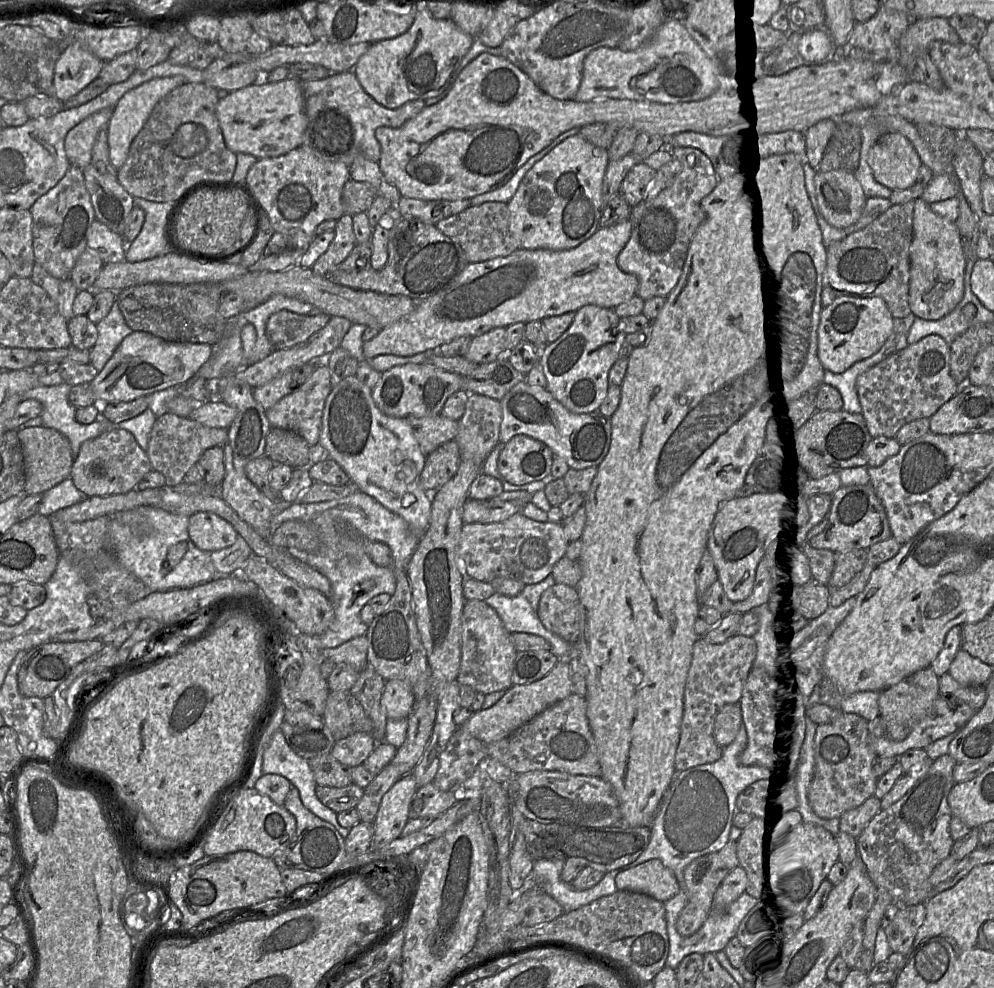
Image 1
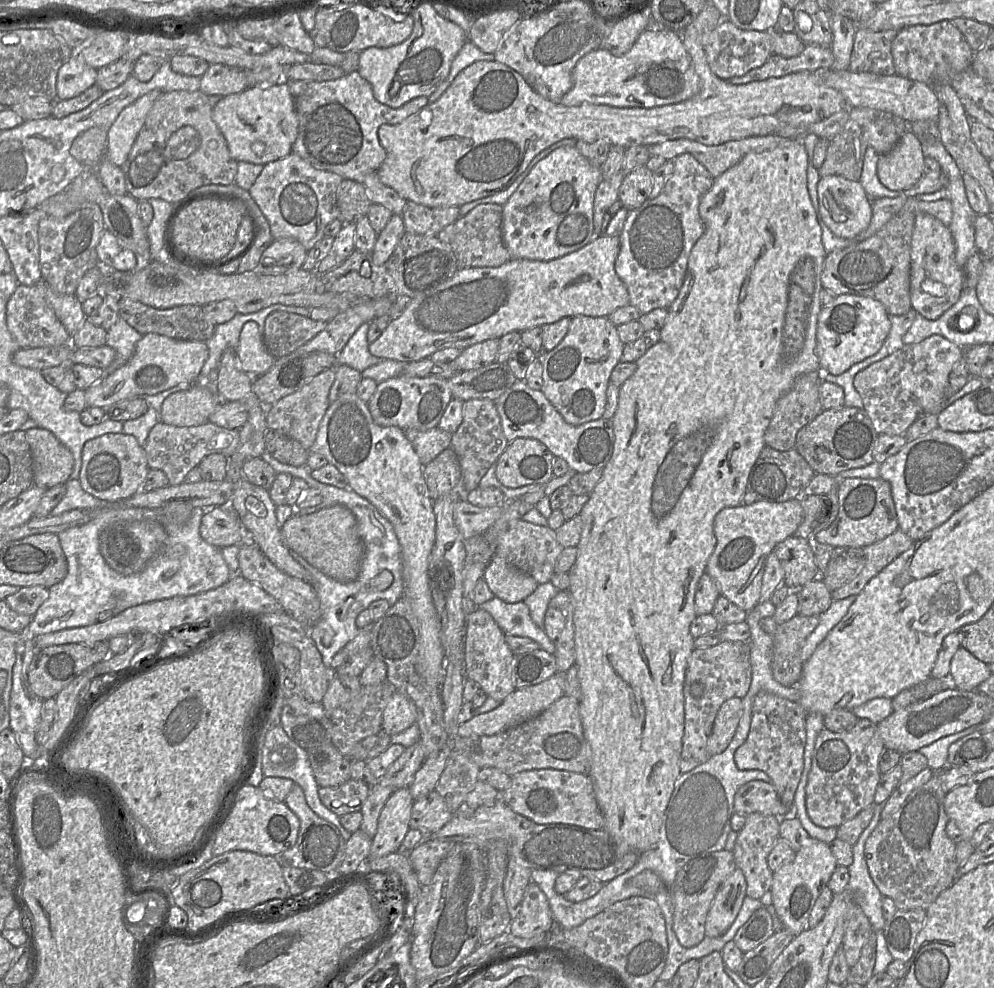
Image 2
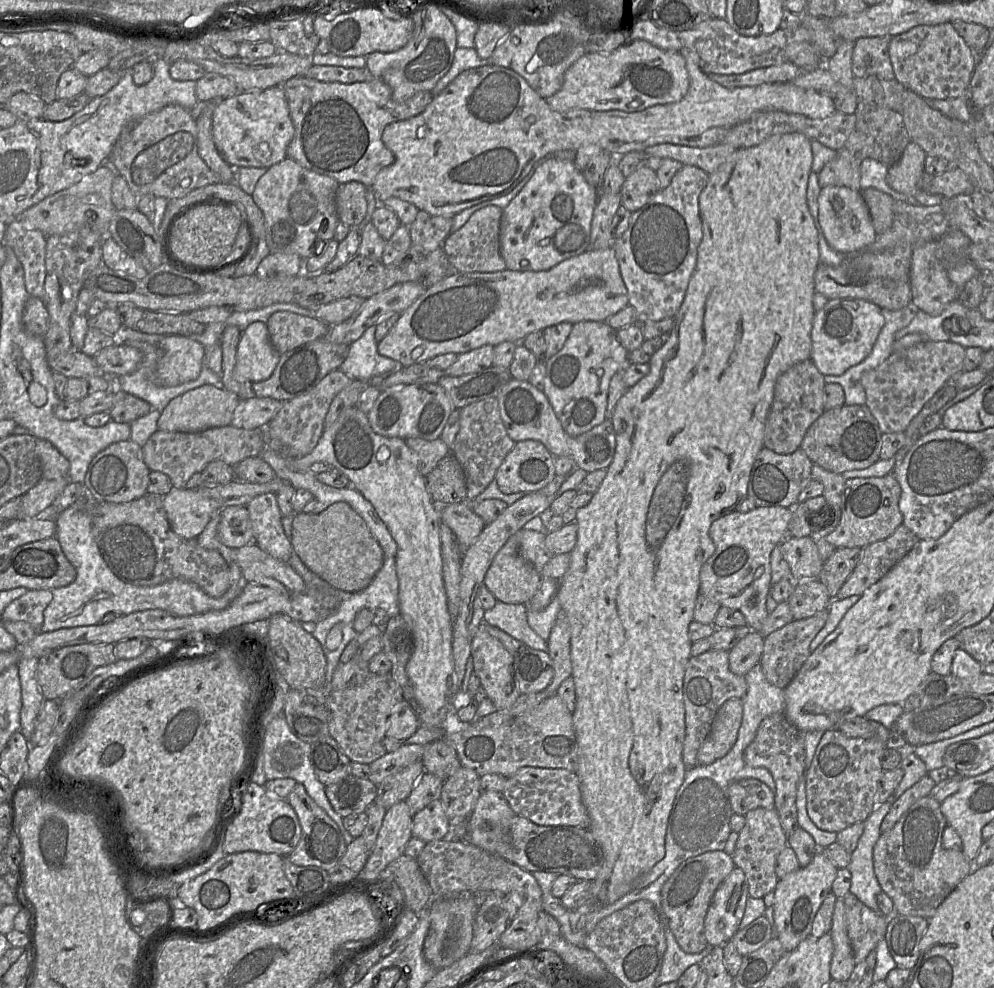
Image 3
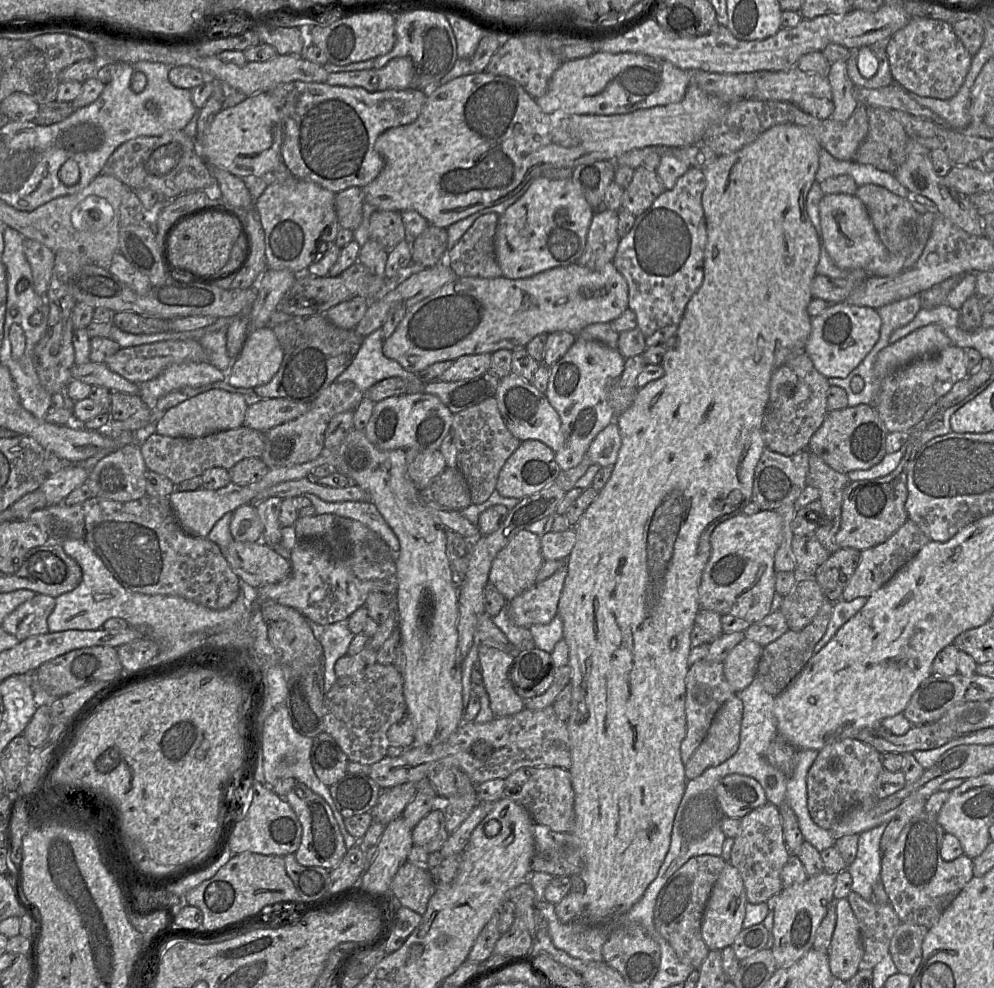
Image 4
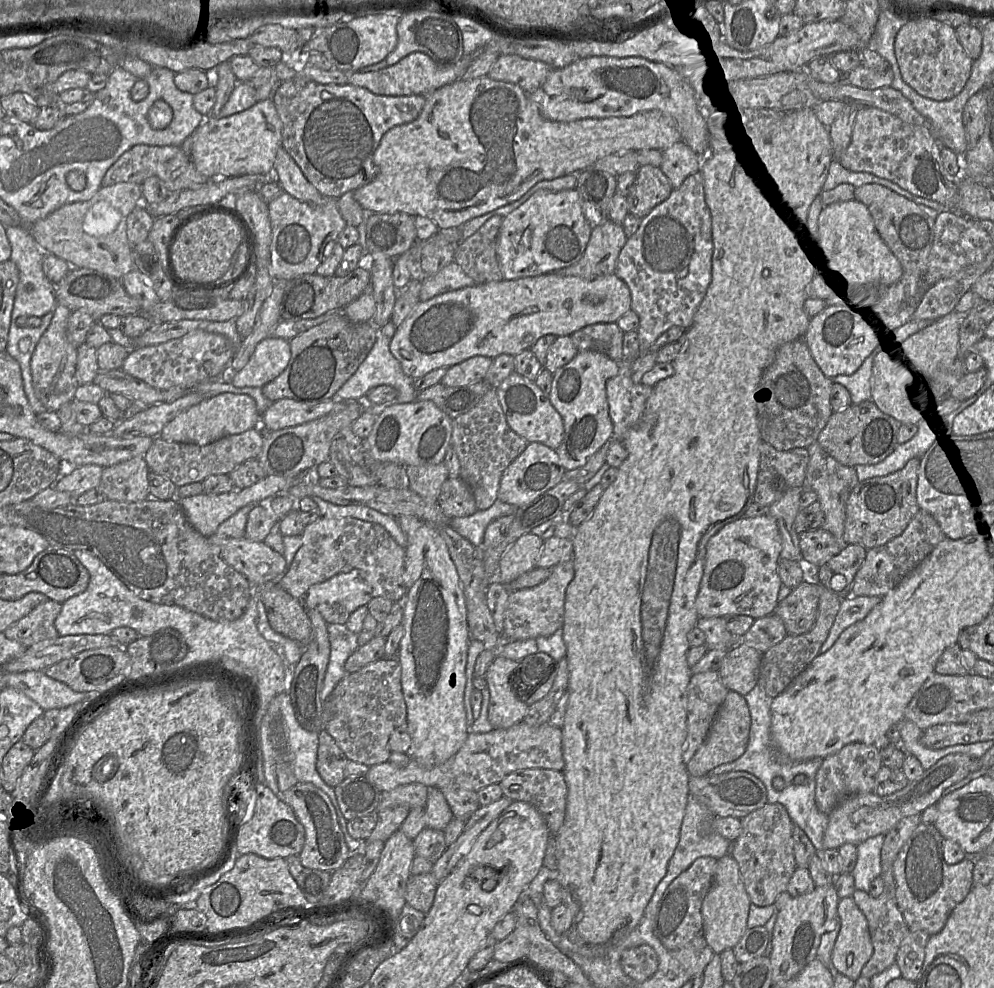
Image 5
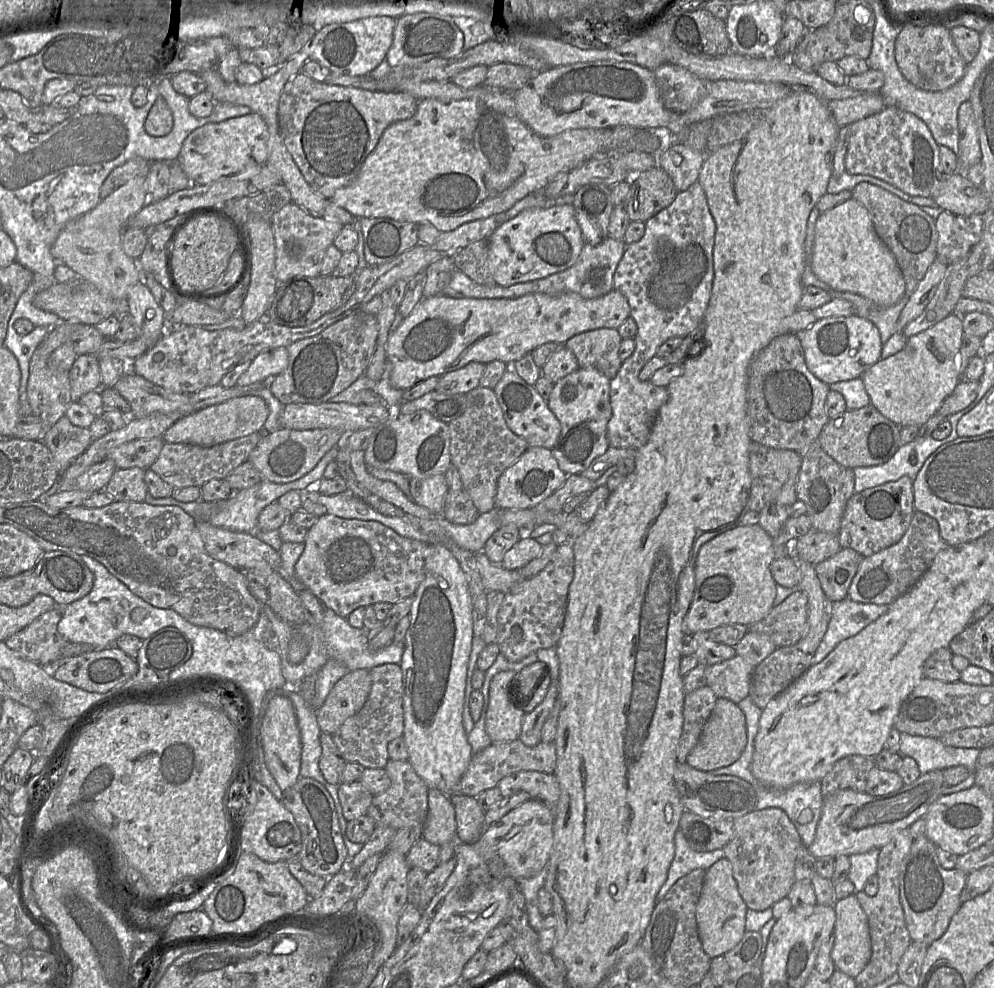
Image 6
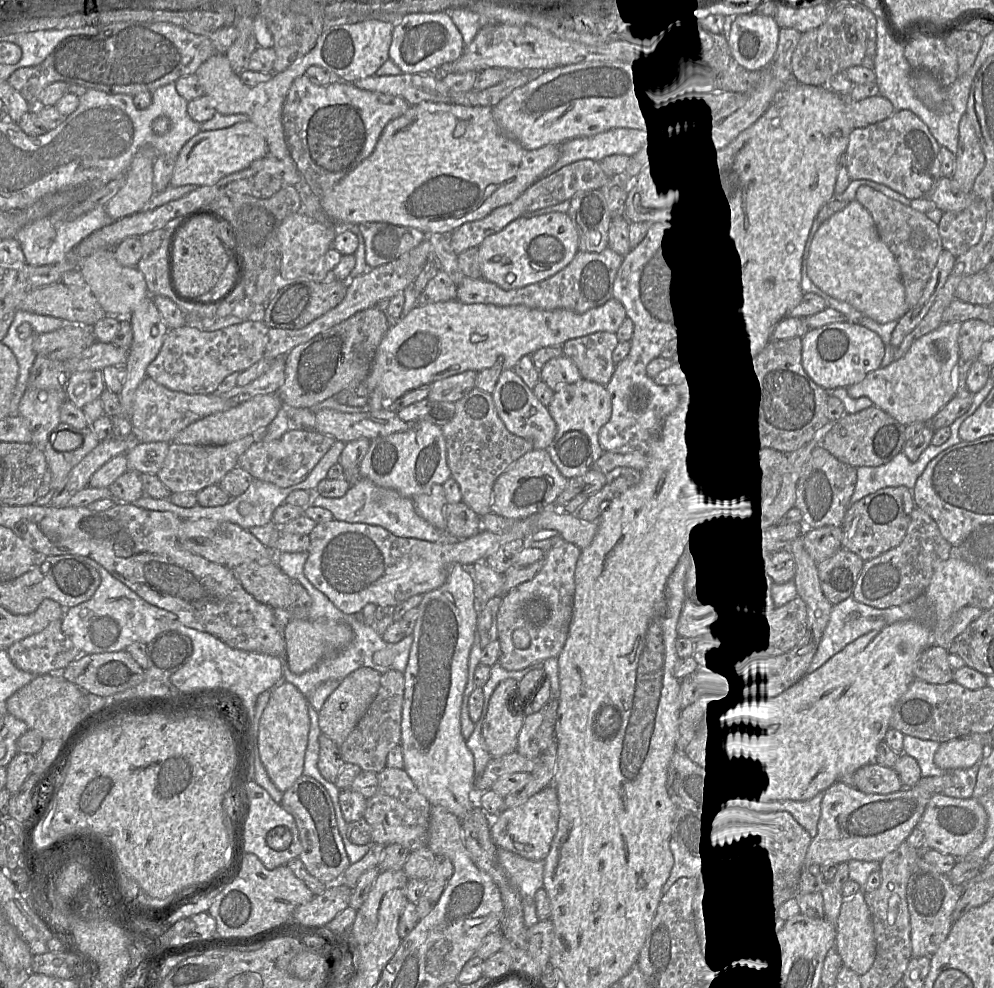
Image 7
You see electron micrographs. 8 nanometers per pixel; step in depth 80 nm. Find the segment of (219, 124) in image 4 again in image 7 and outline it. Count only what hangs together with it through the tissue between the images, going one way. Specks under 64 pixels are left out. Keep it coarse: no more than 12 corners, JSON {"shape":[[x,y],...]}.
{"shape":[[250,120],[200,131],[170,186],[212,186],[268,155]]}

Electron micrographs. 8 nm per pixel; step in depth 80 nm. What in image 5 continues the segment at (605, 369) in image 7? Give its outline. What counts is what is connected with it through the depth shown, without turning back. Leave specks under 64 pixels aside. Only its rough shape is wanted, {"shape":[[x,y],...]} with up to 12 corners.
{"shape":[[613,322],[570,336],[578,351],[598,351],[620,363],[623,331]]}

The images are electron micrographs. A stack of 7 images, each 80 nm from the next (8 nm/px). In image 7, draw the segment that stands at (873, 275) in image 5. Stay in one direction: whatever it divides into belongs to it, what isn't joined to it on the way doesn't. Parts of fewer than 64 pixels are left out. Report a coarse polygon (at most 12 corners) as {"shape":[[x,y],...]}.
{"shape":[[855,199],[820,225],[807,274],[880,324],[908,310],[896,258]]}

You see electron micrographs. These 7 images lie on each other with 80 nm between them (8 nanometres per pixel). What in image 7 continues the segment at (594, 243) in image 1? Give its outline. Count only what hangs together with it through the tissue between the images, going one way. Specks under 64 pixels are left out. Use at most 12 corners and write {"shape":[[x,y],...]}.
{"shape":[[614,297],[576,313],[414,307],[376,349],[386,402],[626,319]]}

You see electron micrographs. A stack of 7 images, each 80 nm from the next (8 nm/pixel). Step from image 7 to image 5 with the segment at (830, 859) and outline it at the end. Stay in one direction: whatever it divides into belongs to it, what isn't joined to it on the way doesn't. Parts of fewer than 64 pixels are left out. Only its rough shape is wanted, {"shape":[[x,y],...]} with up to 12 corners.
{"shape":[[949,754],[890,795],[843,799],[824,850],[885,835],[937,804],[977,762]]}

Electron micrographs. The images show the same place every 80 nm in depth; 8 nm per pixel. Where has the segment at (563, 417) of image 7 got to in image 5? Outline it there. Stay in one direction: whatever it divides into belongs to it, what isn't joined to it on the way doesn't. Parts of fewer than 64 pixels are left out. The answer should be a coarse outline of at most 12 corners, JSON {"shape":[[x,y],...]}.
{"shape":[[578,351],[552,375],[550,403],[573,470],[613,438],[606,382],[620,363]]}

